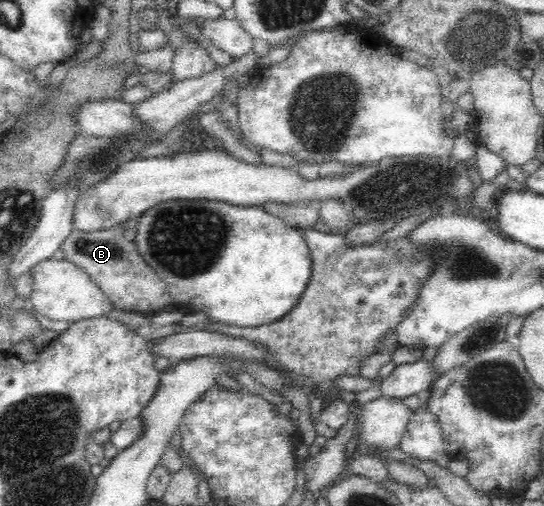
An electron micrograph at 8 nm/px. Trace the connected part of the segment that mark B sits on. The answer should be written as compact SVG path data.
M115 223L109 228L91 232L72 229L60 248L64 258L89 273L91 279L113 301L115 309L124 309L128 313L156 313L174 304L173 297L167 283L141 256L135 241L125 238L126 228L129 226Z

